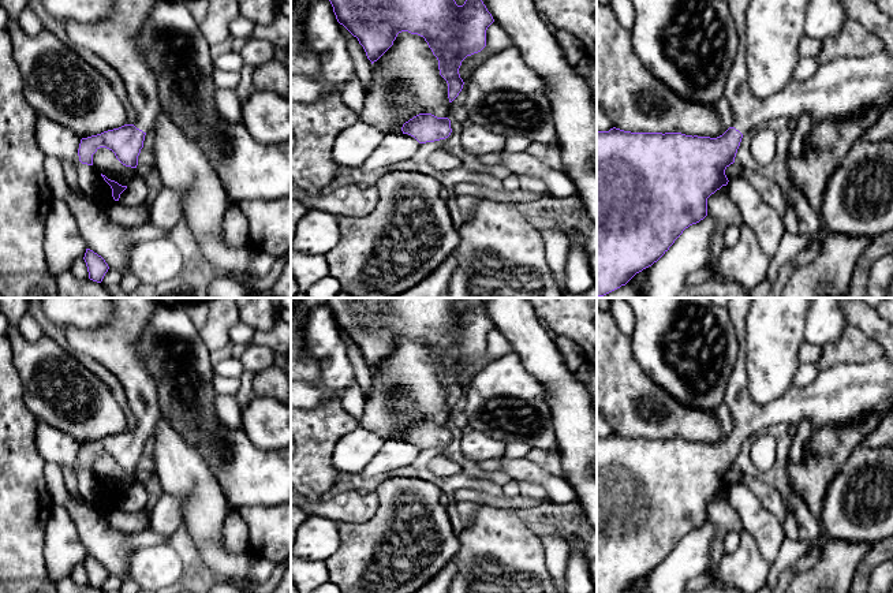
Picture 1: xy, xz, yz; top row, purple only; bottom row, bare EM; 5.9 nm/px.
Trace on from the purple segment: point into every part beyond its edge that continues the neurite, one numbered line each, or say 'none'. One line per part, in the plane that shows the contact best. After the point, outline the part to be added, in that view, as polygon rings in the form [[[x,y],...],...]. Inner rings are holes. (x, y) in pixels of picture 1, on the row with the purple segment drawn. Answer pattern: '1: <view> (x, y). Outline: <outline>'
1: xy (111, 38). Outline: [[[113,0],[113,15],[100,22],[64,23],[68,45],[90,51],[104,59],[122,77],[128,98],[137,111],[134,126],[143,133],[154,131],[160,115],[156,72],[134,45],[141,26],[156,0]]]

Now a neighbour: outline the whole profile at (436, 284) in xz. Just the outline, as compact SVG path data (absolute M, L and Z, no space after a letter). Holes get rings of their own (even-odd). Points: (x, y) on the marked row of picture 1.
M449 256L423 281L393 298L449 298L448 287L456 266L456 260Z

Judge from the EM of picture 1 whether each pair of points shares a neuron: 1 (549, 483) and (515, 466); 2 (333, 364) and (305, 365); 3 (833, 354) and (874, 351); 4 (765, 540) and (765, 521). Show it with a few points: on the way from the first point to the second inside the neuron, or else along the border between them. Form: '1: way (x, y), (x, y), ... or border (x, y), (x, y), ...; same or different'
1: way (541, 477), (523, 469); same
2: border (305, 342), (305, 350), (321, 368), (313, 383); different
3: way (843, 351), (865, 351); same
4: way (765, 536), (765, 525); same

